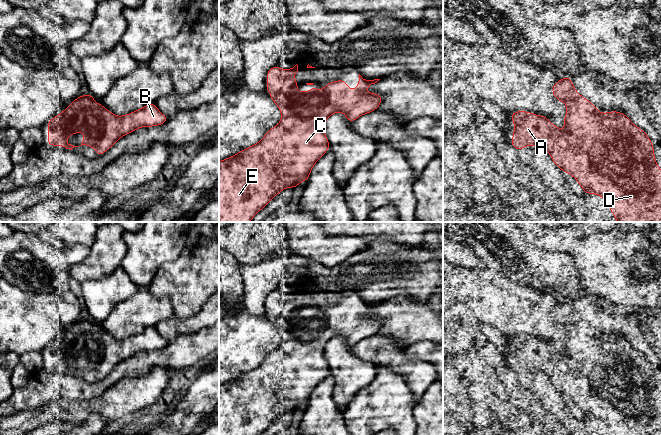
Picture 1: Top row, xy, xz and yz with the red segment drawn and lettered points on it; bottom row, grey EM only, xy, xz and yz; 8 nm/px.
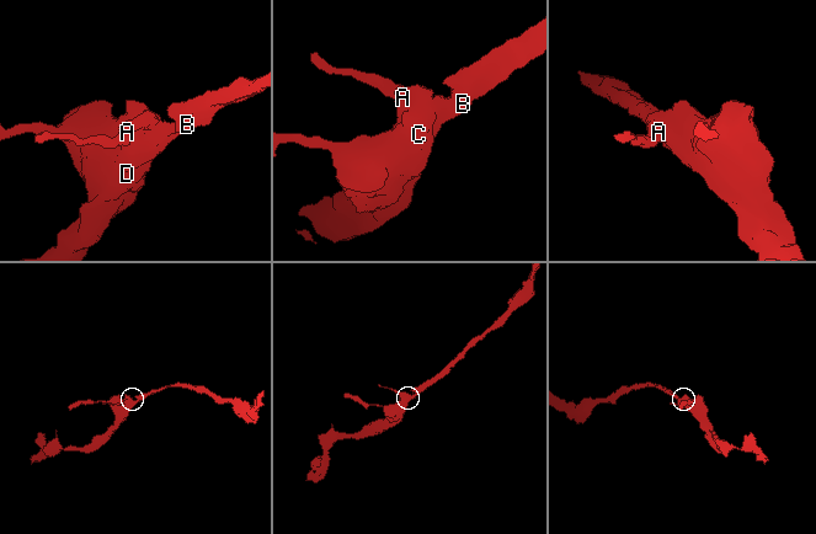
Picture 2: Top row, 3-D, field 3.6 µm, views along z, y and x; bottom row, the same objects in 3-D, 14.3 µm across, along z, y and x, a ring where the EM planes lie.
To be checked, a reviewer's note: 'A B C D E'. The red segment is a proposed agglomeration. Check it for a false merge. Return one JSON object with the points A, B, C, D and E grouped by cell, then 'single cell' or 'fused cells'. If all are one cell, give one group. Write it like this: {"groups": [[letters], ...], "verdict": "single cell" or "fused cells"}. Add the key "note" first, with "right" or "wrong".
{"note": "right", "groups": [["A", "B", "C", "D", "E"]], "verdict": "single cell"}

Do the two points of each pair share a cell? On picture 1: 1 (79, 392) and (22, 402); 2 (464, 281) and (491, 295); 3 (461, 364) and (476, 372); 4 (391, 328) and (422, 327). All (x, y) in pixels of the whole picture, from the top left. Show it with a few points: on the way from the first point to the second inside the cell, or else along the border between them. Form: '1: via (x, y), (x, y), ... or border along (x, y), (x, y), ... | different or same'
1: via (65, 392), (39, 392), (36, 394) | same
2: via (471, 287), (484, 292) | same
3: via (465, 364), (472, 368) | same
4: via (399, 327), (414, 327) | same

